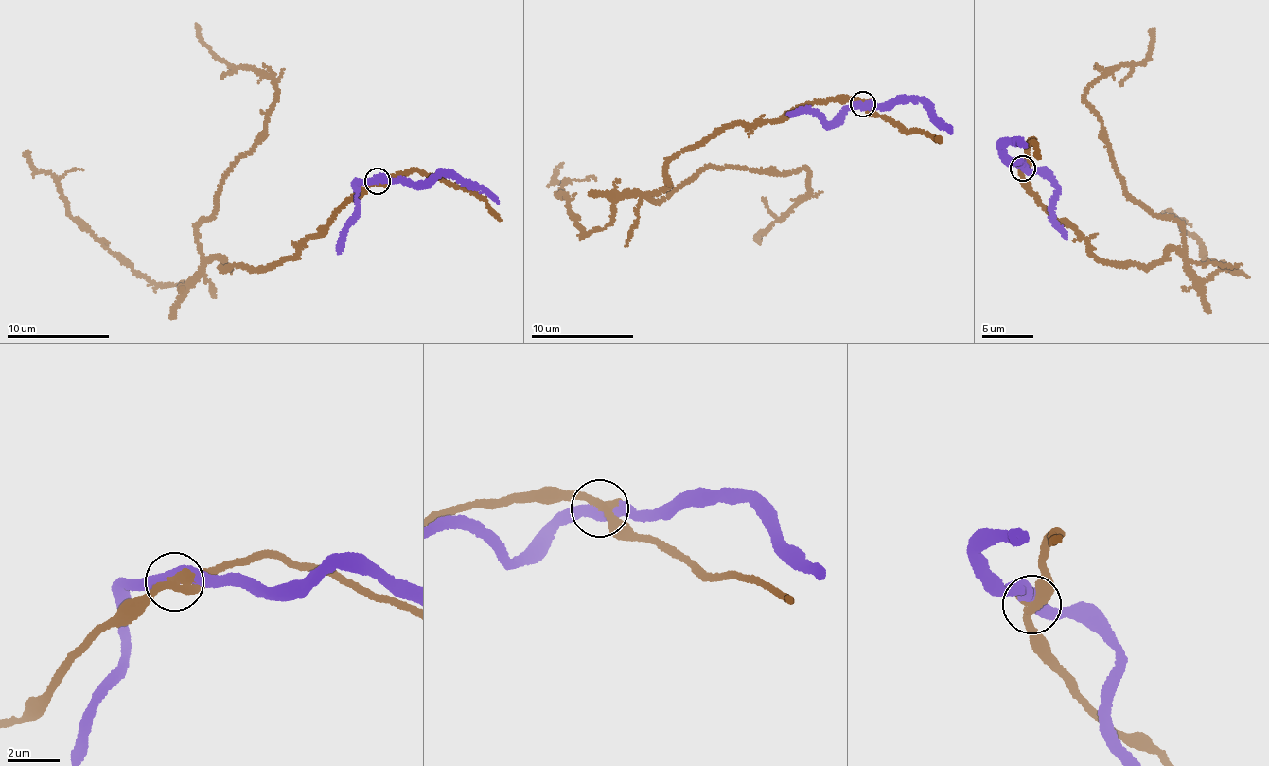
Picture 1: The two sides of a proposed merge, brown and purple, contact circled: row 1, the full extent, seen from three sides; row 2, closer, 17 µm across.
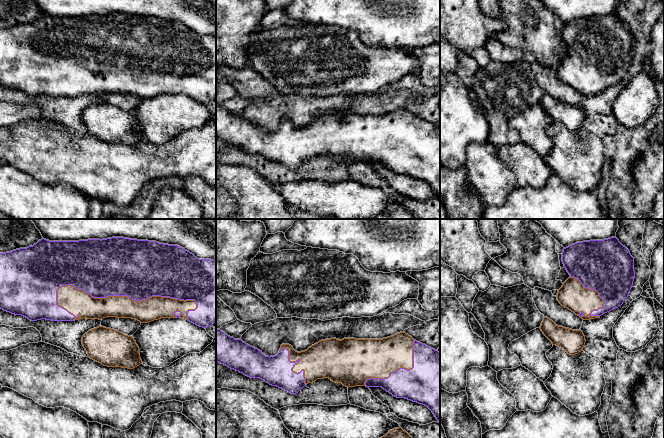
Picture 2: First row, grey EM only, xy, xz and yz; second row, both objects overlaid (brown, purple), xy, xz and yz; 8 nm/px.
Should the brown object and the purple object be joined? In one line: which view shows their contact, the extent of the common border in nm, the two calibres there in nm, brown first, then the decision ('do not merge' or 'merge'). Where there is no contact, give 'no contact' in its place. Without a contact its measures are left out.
contact in xy; length 1150 nm; calibres 190 and 480 nm; do not merge

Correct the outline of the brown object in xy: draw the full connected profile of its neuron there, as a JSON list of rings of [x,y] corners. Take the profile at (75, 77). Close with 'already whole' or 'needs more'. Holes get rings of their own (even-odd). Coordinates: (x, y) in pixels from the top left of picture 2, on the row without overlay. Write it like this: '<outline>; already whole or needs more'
[[[72,61],[62,62],[57,66],[57,81],[66,85],[75,92],[75,96],[87,95],[103,95],[106,93],[132,94],[141,99],[148,99],[161,94],[176,94],[174,90],[180,87],[180,94],[187,94],[189,86],[195,86],[197,80],[195,76],[179,76],[170,73],[152,72],[146,76],[135,77],[127,72],[108,72],[106,74],[94,74],[90,70],[85,69],[81,65],[77,65]]]; already whole

